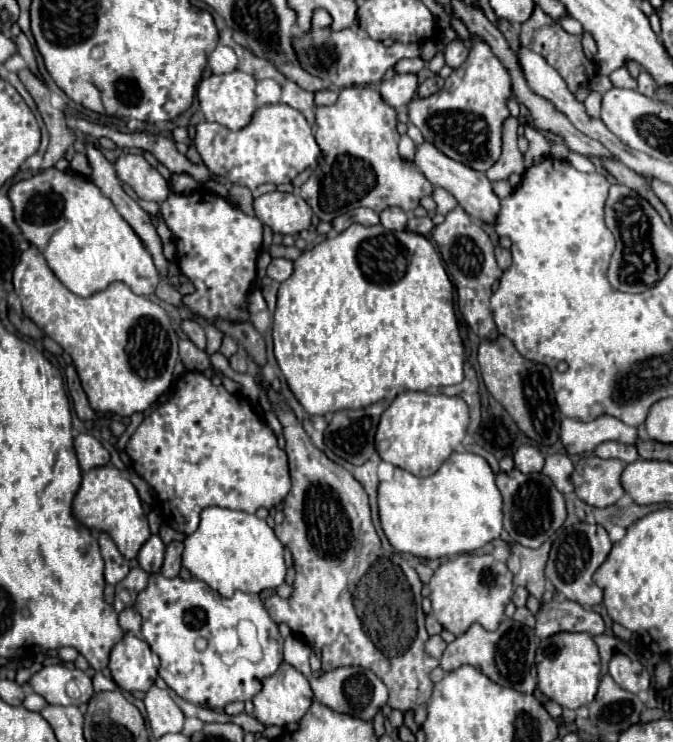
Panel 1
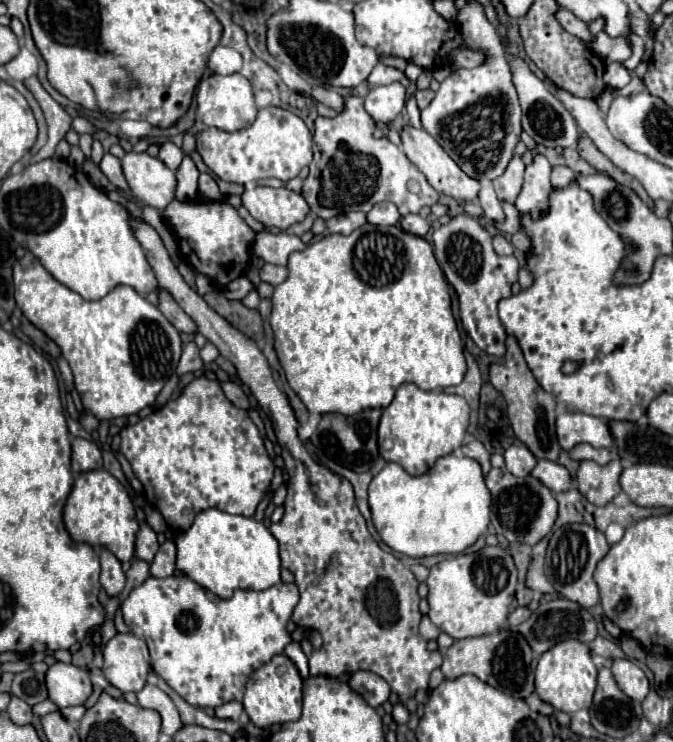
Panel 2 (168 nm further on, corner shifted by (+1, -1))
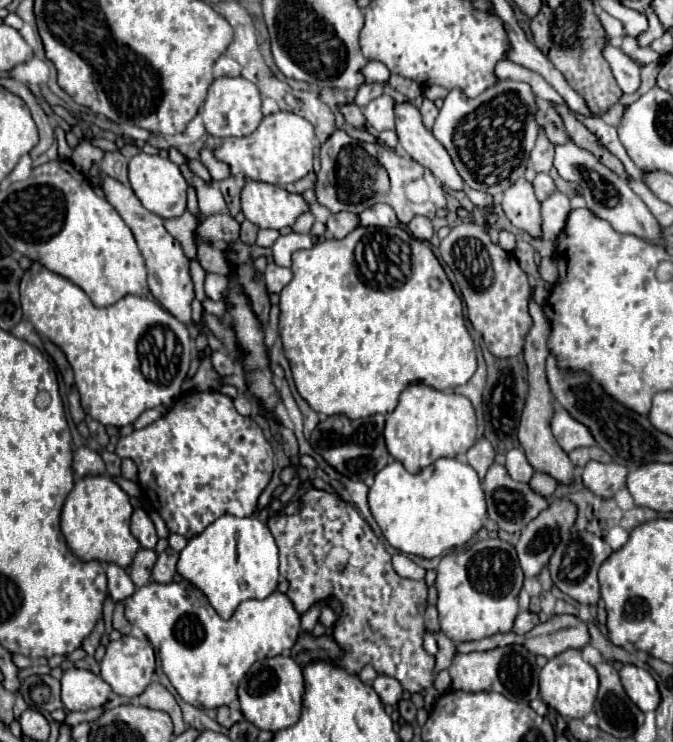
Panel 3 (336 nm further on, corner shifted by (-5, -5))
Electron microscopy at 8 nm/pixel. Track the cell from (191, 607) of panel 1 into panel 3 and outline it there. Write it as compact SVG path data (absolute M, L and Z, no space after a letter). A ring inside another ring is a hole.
M188 580L158 584L150 582L138 588L130 598L126 598L126 618L130 624L138 626L146 638L152 642L156 652L160 654L162 670L180 694L180 698L192 706L218 708L236 700L236 688L242 676L250 670L252 662L272 658L288 652L300 632L300 614L294 610L286 594L274 592L264 600L246 600L238 606L230 620L222 620L216 610L206 602L202 592L196 590Z

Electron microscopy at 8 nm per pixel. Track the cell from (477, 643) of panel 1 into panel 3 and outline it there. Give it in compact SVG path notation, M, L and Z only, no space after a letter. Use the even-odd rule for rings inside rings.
M504 646L504 648L494 648L494 650L488 650L488 652L456 654L448 672L452 676L452 688L454 690L498 692L498 694L506 696L508 700L524 702L524 704L538 698L540 668L536 664L536 654L528 652L522 646Z

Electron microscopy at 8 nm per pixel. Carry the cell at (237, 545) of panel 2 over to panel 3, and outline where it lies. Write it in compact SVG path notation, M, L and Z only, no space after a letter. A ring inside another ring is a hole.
M220 516L180 552L178 574L204 592L220 618L232 618L240 602L270 596L278 586L278 546L264 522L254 516Z

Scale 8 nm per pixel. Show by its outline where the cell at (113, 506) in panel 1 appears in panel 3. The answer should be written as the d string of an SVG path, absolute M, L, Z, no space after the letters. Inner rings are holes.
M84 476L74 484L72 492L64 502L60 526L68 548L80 560L112 562L122 568L128 568L140 548L138 540L134 540L130 532L130 516L132 516L132 506L128 494L112 478Z

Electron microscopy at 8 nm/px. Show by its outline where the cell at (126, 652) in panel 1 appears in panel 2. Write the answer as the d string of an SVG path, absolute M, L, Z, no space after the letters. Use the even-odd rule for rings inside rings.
M116 634L102 650L104 676L122 692L140 692L150 672L150 656L144 640L134 634Z

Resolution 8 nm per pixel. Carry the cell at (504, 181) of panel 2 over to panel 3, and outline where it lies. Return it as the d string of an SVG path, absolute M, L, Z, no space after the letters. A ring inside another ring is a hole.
M522 178L512 184L502 196L502 210L516 228L528 232L532 238L542 238L540 202L536 200L530 182Z

